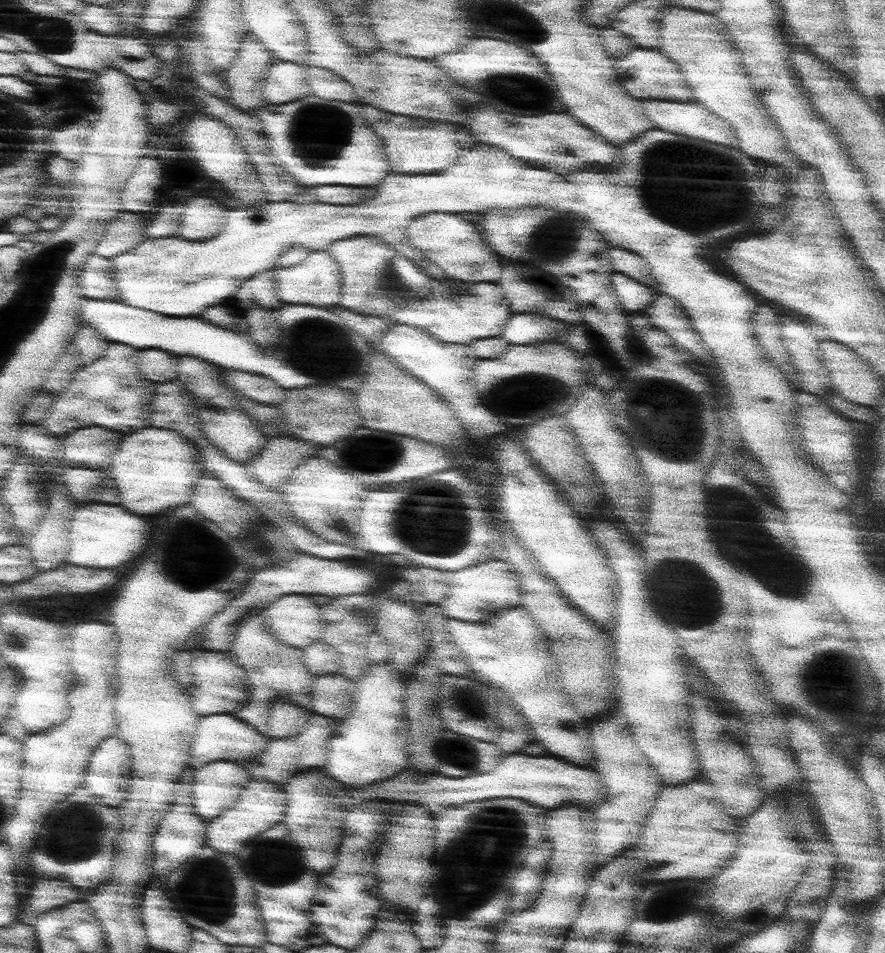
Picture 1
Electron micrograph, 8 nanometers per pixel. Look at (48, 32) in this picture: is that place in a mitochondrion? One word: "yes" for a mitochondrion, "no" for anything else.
yes

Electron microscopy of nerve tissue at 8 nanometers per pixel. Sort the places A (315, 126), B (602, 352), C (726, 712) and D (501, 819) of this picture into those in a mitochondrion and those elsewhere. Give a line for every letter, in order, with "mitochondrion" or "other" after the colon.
A: mitochondrion
B: other
C: other
D: mitochondrion

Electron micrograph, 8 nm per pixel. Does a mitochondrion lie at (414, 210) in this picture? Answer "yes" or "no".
no

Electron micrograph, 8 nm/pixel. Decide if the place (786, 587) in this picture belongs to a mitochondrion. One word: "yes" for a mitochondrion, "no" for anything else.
yes

